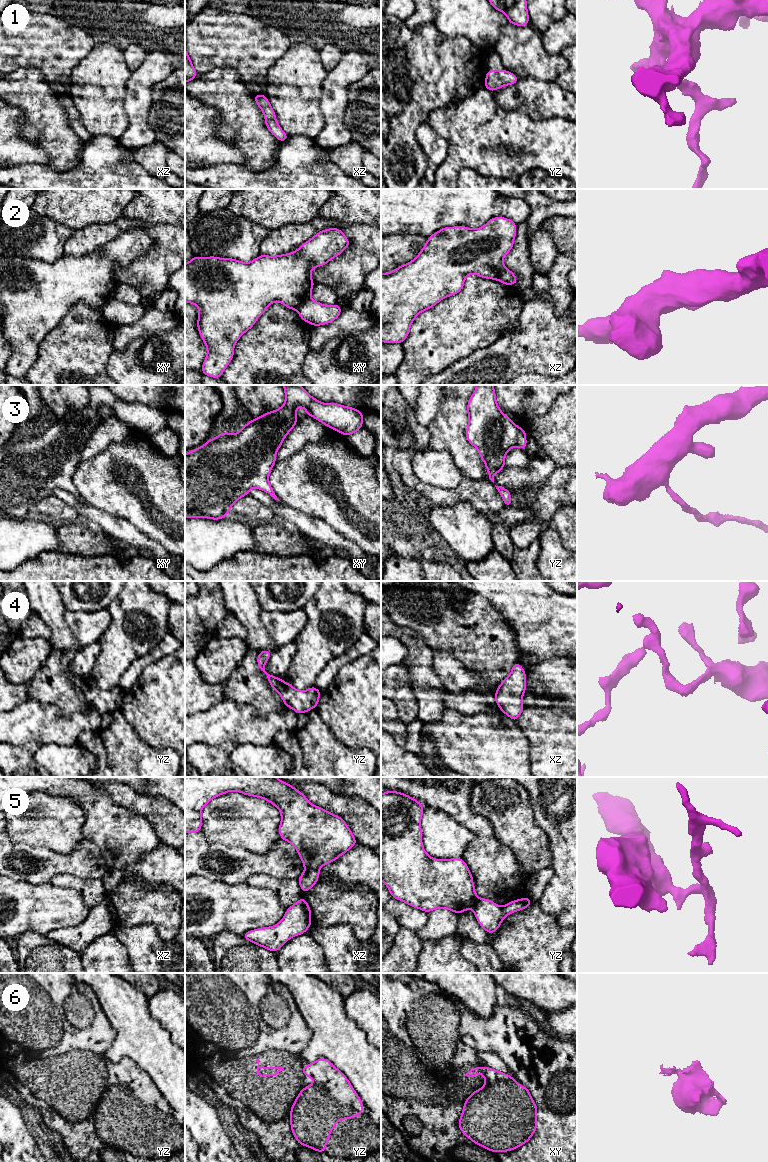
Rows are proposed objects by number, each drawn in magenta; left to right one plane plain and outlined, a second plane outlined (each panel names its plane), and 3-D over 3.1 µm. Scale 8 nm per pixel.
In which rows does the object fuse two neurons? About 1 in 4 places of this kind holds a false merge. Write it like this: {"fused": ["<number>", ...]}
{"fused": ["2", "5"]}

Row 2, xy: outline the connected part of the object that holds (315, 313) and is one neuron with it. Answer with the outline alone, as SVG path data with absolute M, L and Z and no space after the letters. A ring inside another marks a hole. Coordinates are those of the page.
M308 299L303 302L298 309L301 320L314 326L326 325L336 320L341 314L342 307L337 303L334 305L325 305Z

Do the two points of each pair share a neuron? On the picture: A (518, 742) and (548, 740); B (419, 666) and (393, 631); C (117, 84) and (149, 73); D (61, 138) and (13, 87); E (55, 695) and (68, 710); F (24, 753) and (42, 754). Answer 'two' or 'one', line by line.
A: two
B: one
C: two
D: one
E: one
F: two

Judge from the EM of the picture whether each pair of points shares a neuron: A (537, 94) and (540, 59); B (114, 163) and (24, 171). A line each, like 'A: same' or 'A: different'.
A: different
B: same

